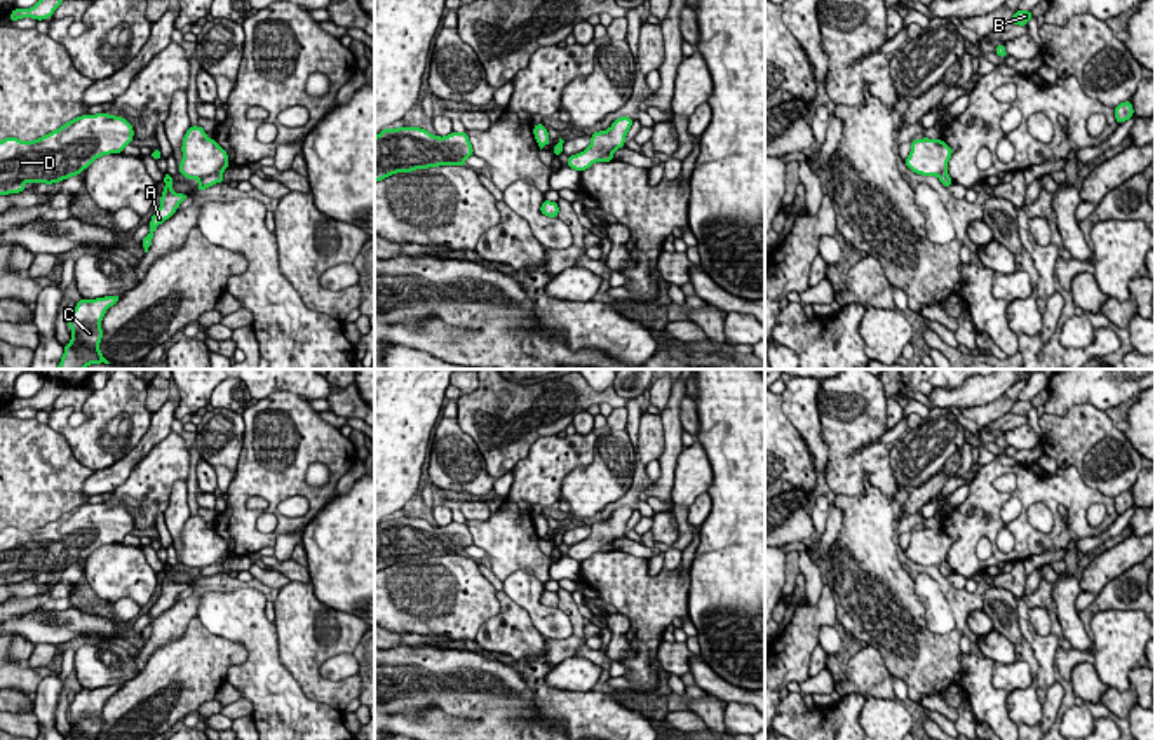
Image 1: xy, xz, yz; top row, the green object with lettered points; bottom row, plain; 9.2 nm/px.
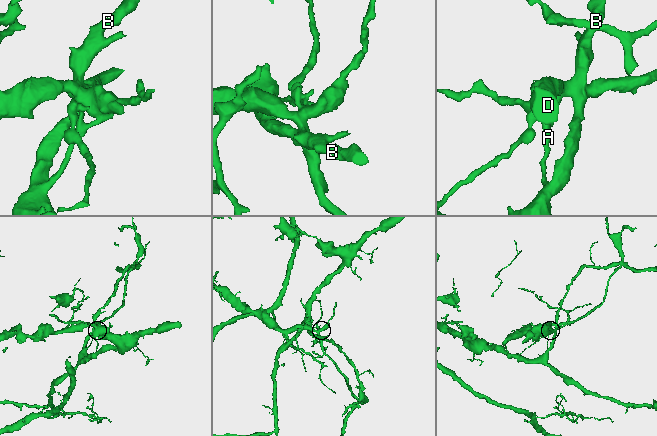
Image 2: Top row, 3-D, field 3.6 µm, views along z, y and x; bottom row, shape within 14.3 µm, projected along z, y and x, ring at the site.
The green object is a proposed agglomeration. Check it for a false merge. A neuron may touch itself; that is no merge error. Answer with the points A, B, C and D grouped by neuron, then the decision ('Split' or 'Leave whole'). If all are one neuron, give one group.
Groups: A B C / D. Split

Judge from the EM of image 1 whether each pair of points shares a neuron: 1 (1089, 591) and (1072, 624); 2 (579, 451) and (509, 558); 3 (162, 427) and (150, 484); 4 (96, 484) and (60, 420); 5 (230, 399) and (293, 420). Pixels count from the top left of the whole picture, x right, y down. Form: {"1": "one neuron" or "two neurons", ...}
{"1": "two neurons", "2": "one neuron", "3": "two neurons", "4": "two neurons", "5": "two neurons"}

